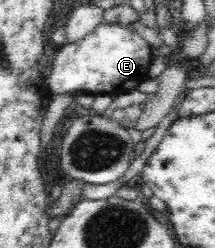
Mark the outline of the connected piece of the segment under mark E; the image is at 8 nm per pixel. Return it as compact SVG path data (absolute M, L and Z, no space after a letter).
M100 23L85 37L62 45L54 55L53 69L46 77L52 94L122 94L137 89L149 78L153 49L145 38L128 27L129 23Z

